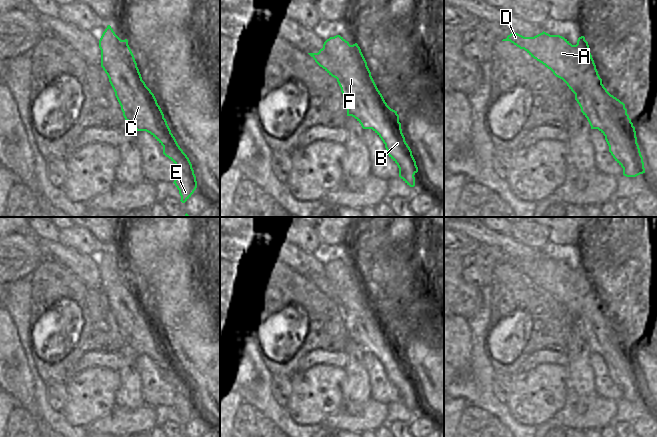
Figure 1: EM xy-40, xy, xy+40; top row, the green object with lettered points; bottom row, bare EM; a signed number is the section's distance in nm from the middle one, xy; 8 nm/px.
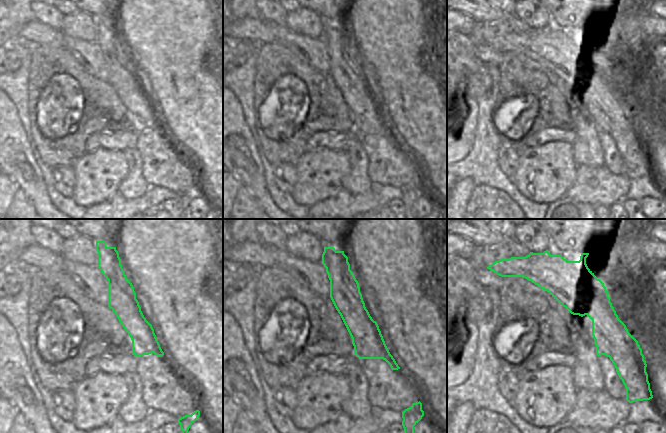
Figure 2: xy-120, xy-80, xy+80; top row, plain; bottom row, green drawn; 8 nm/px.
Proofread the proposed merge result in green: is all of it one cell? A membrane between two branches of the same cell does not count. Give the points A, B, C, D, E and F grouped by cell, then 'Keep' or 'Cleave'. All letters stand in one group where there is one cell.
Groups: A D / B C E F. Cleave.

